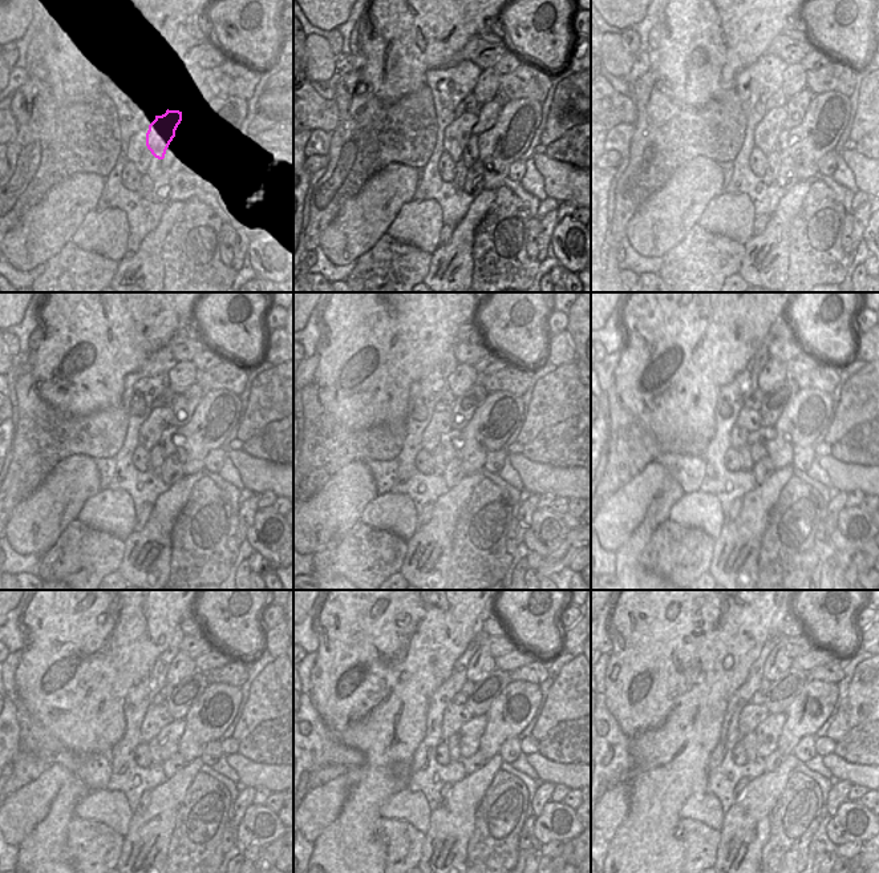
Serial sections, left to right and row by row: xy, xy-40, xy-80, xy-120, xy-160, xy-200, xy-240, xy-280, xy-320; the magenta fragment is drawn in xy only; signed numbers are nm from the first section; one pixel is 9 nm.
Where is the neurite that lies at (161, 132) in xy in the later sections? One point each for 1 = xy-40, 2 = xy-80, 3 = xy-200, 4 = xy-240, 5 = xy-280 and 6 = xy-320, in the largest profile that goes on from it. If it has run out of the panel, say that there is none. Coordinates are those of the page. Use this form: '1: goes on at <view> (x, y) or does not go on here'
1: goes on at xy-40 (457, 133)
2: goes on at xy-80 (754, 133)
3: goes on at xy-200 (748, 420)
4: goes on at xy-240 (156, 718)
5: goes on at xy-280 (454, 716)
6: goes on at xy-320 (750, 715)

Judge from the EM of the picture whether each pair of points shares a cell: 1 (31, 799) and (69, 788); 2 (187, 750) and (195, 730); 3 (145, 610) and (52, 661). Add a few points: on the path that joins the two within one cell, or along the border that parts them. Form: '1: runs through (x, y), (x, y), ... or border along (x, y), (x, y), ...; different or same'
1: border along (72, 774), (60, 788), (48, 813), (43, 819); different
2: runs through (190, 744), (195, 735); same
3: runs through (122, 621), (113, 630), (98, 630), (75, 654); same

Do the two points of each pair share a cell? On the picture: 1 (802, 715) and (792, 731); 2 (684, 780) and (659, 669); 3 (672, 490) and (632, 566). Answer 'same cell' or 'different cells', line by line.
1: same cell
2: same cell
3: same cell

